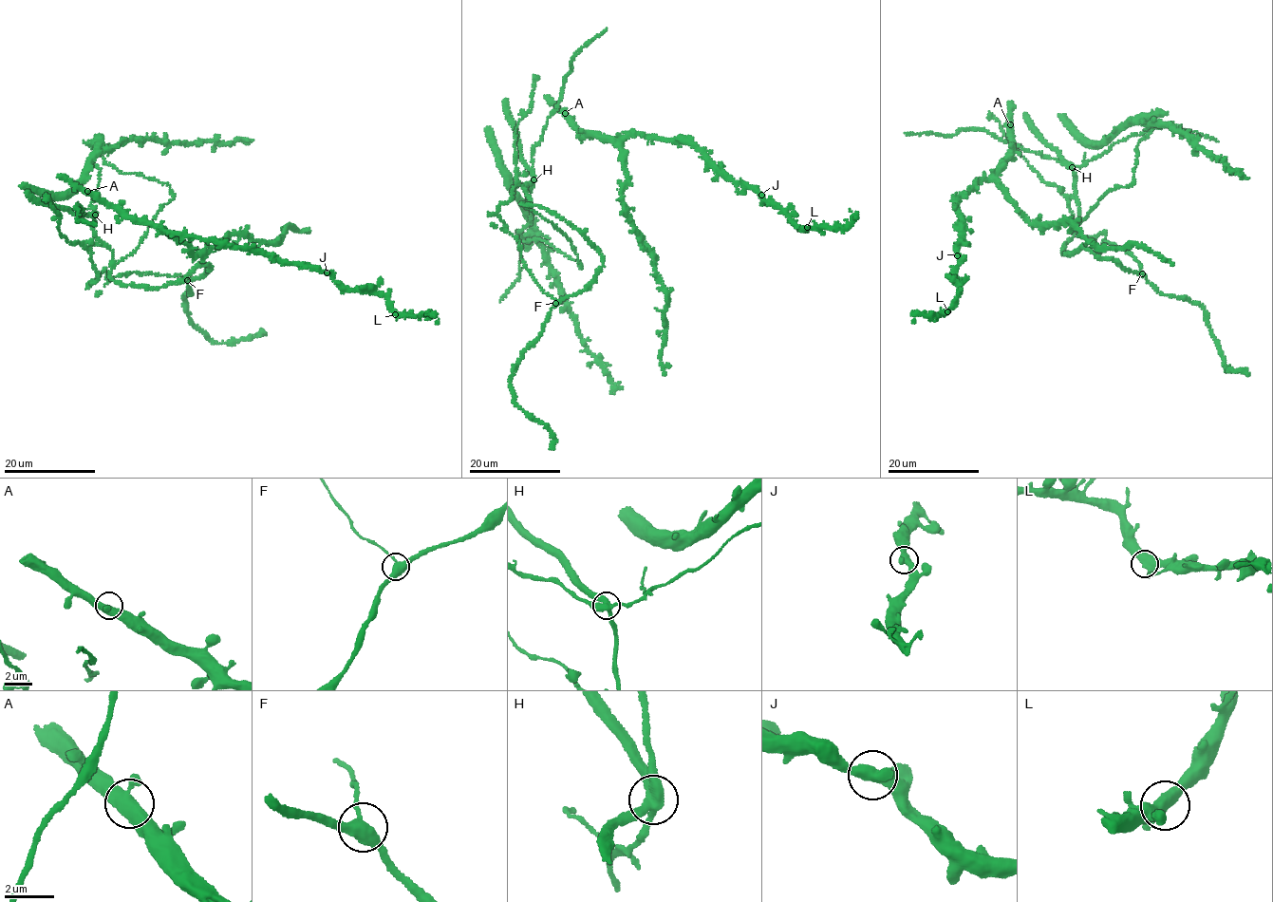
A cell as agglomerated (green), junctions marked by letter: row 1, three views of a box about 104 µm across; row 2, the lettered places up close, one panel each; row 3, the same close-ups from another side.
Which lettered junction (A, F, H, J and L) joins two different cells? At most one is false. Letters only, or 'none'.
H

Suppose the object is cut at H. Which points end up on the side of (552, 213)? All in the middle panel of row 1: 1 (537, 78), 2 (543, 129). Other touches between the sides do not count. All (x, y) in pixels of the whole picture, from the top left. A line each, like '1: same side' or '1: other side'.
1: same side
2: other side

